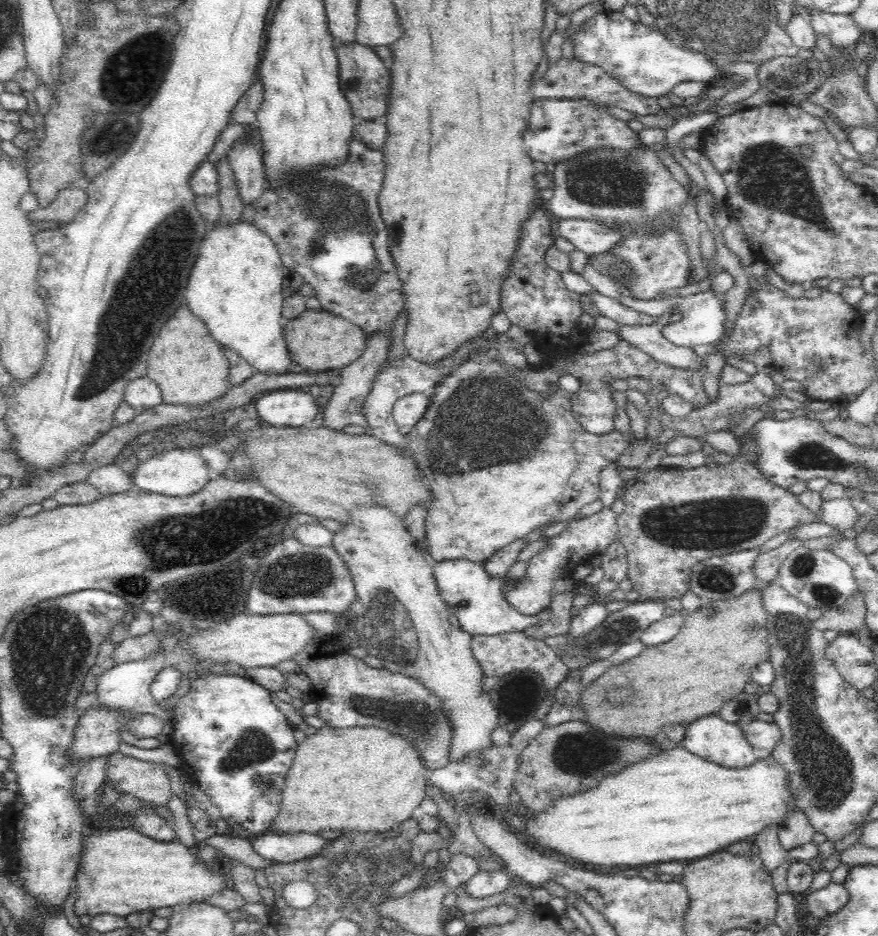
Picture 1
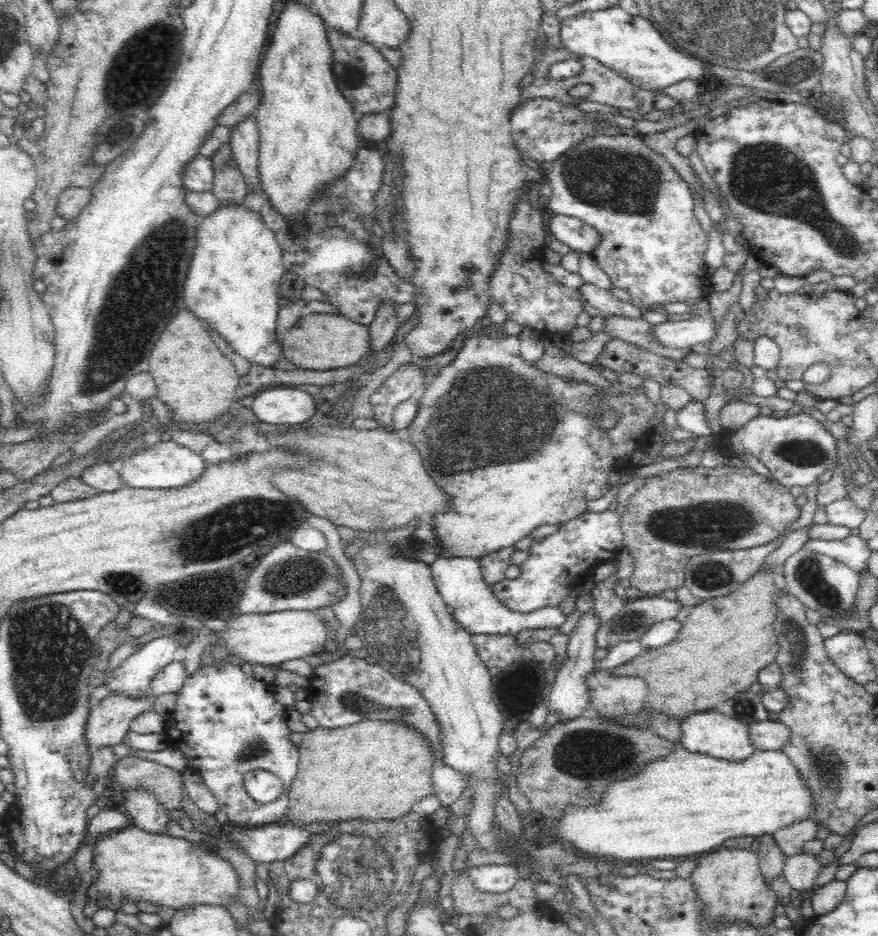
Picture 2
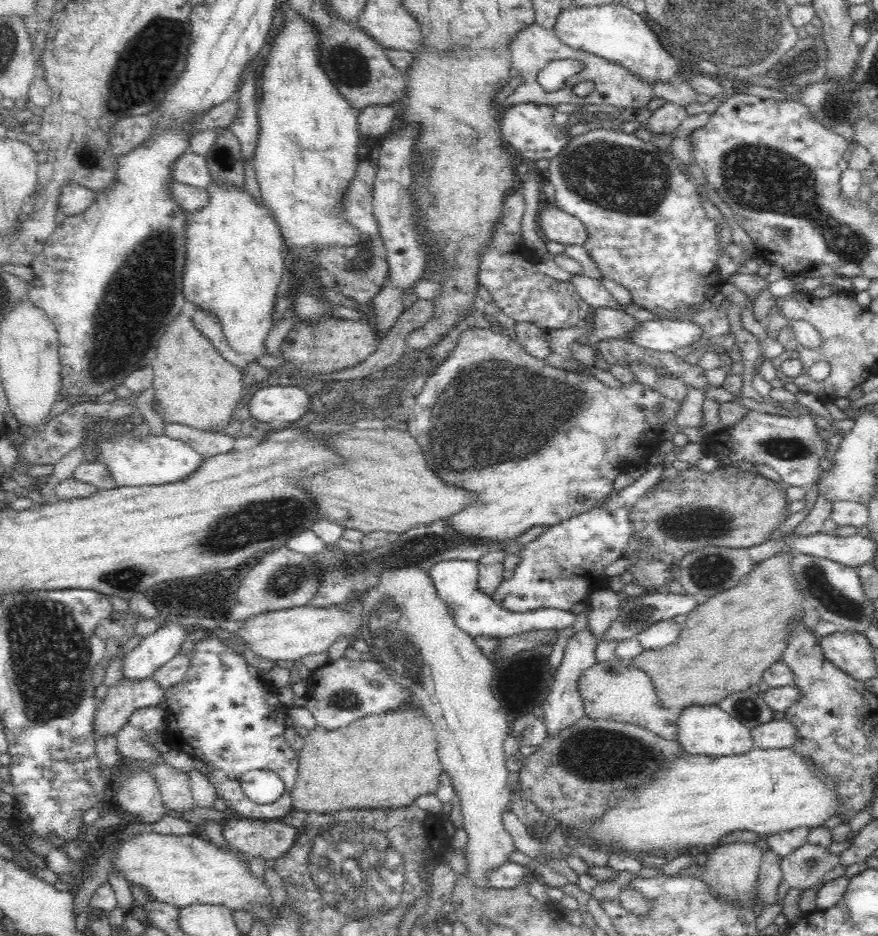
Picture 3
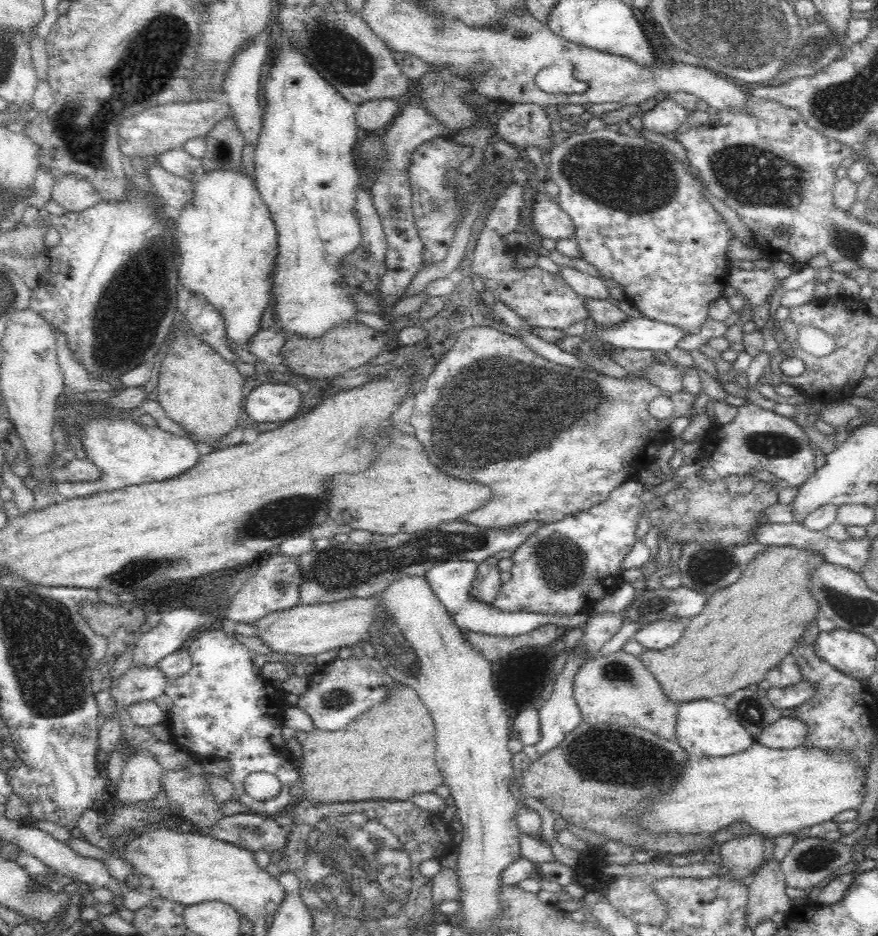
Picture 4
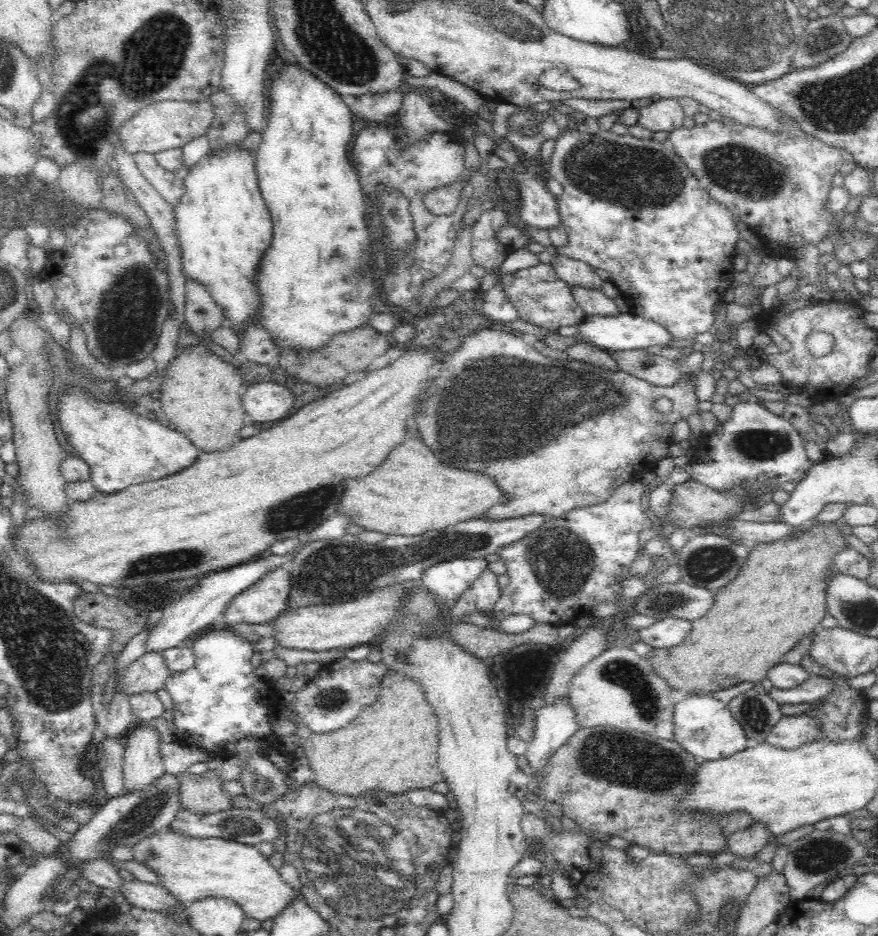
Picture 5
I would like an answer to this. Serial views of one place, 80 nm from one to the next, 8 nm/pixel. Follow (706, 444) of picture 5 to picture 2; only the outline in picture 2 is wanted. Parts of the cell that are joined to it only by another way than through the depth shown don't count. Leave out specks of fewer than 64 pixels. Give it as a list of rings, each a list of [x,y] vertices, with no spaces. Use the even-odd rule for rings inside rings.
[[[810,411],[800,412],[796,415],[785,415],[783,417],[774,417],[772,415],[754,416],[752,420],[748,420],[744,426],[740,426],[738,430],[725,430],[718,436],[719,442],[714,446],[720,448],[723,456],[736,457],[740,456],[744,459],[745,456],[754,456],[761,460],[772,472],[772,479],[782,484],[787,488],[792,486],[802,486],[806,488],[814,482],[817,482],[818,477],[834,466],[838,466],[836,460],[836,439],[827,428],[826,422],[817,414]]]

